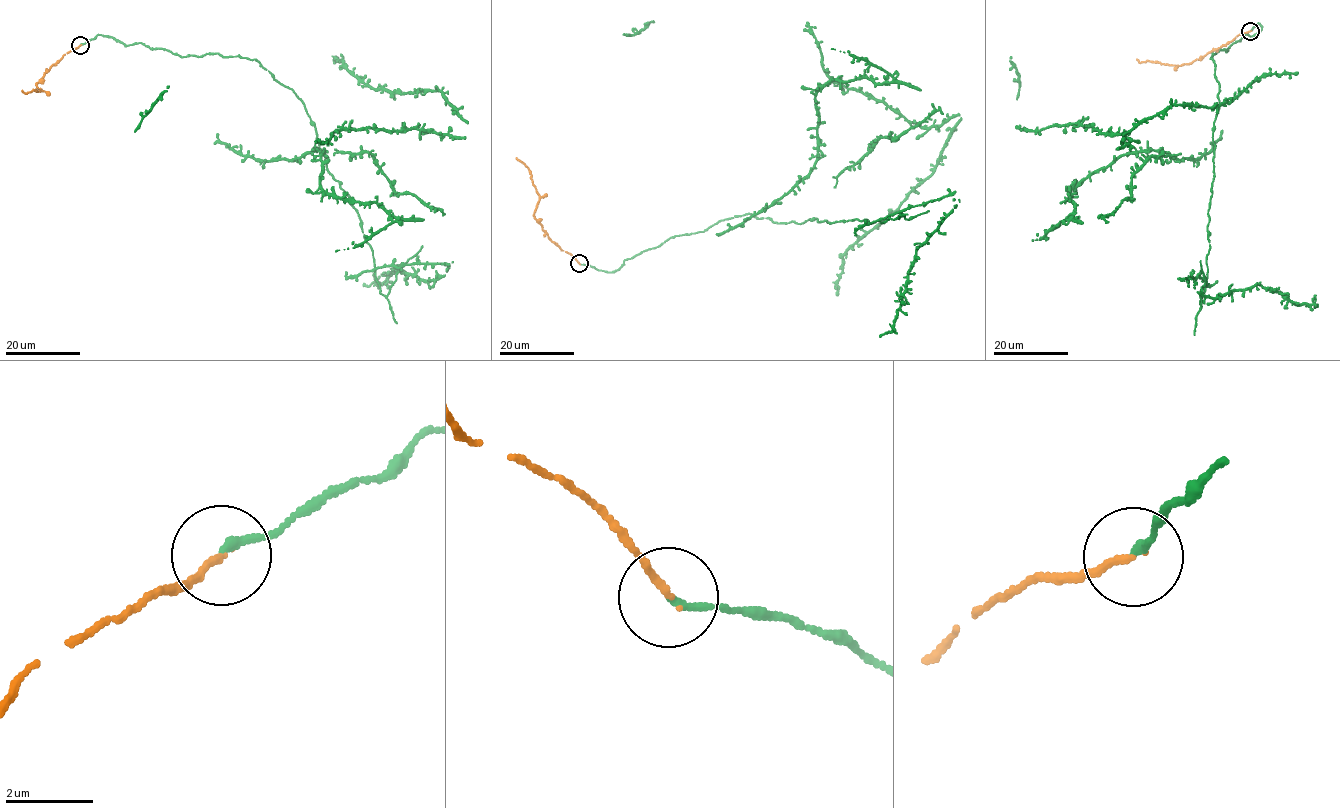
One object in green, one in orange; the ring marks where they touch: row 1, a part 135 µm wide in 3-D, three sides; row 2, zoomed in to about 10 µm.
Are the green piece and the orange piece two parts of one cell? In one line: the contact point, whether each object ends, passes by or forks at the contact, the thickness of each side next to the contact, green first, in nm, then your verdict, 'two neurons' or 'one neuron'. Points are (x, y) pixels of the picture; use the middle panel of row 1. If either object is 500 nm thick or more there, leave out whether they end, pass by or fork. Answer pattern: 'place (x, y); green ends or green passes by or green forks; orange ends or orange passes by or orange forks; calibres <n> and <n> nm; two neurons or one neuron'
place (579, 263); green ends; orange ends; calibres 180 and 150 nm; one neuron

